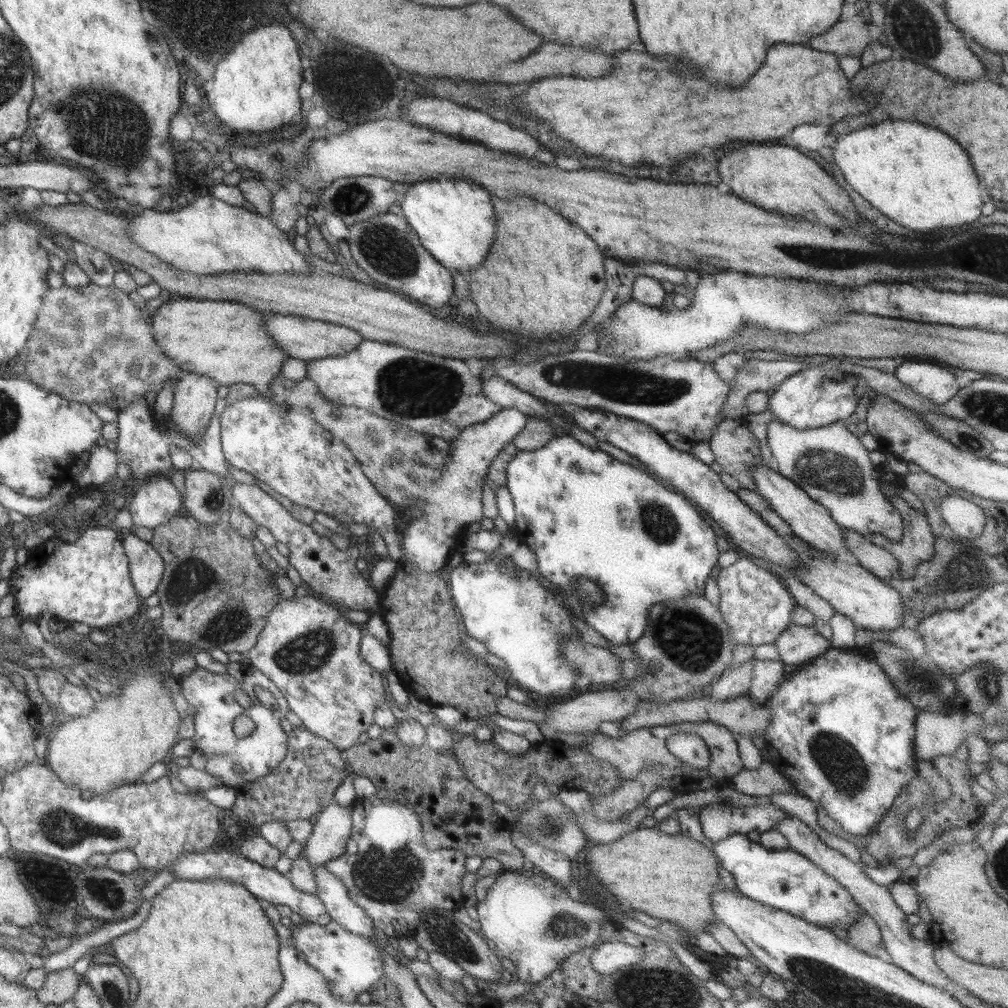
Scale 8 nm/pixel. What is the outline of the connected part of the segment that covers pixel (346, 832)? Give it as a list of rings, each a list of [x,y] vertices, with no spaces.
[[[335,802],[327,804],[315,816],[311,836],[301,855],[311,866],[321,866],[345,853],[345,842],[351,834],[351,808]]]

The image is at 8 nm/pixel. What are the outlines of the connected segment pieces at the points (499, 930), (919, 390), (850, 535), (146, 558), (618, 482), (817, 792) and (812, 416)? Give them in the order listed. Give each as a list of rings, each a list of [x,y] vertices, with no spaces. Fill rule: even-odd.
[[[522,871],[498,873],[485,900],[475,909],[485,940],[493,942],[493,950],[499,956],[512,961],[520,982],[529,983],[549,977],[570,954],[595,946],[601,925],[611,922],[611,914],[601,905],[584,898],[575,902],[550,879],[525,878]]]
[[[903,361],[893,374],[901,384],[935,407],[945,405],[958,392],[954,374],[939,362]]]
[[[842,528],[841,533],[847,551],[856,558],[859,566],[881,580],[899,577],[899,562],[895,556],[868,542],[868,536]]]
[[[131,531],[121,537],[129,562],[129,576],[138,596],[147,598],[156,592],[163,570],[164,562],[150,543],[139,540]]]
[[[556,434],[541,448],[536,448],[533,451],[517,451],[515,456],[507,462],[506,468],[506,487],[511,494],[515,511],[516,531],[513,532],[513,538],[521,542],[523,546],[532,548],[537,560],[537,570],[539,575],[545,577],[549,582],[553,583],[555,588],[560,589],[573,603],[578,607],[578,613],[583,616],[584,622],[589,627],[598,632],[605,640],[609,641],[613,646],[620,644],[628,644],[635,642],[643,634],[643,628],[647,624],[647,612],[653,604],[659,602],[667,602],[667,600],[679,600],[679,598],[687,598],[687,596],[704,596],[703,586],[707,576],[711,574],[711,568],[717,564],[717,556],[719,552],[715,545],[715,534],[709,524],[705,522],[701,515],[682,493],[679,493],[672,488],[657,484],[653,478],[647,476],[641,470],[627,466],[619,460],[615,460],[613,454],[605,454],[601,450],[591,450],[587,446],[577,442],[569,436]],[[575,579],[589,579],[603,591],[603,602],[601,604],[593,604],[589,606],[585,600],[582,600],[575,594]]]
[[[830,647],[823,654],[813,657],[809,662],[802,664],[801,668],[798,668],[796,672],[784,676],[777,683],[773,695],[767,699],[765,705],[769,706],[771,713],[769,713],[769,723],[765,727],[764,742],[773,766],[785,778],[789,778],[789,782],[795,786],[797,793],[807,797],[807,800],[811,800],[818,808],[823,808],[829,818],[835,820],[845,832],[853,835],[855,839],[861,835],[874,835],[878,824],[884,821],[884,814],[892,806],[895,796],[917,774],[913,740],[914,724],[918,710],[913,707],[911,701],[903,693],[895,691],[893,683],[887,679],[886,673],[880,668],[879,664],[875,663],[873,658],[865,657],[857,647],[847,649]]]
[[[846,365],[808,366],[781,381],[773,395],[768,398],[768,409],[774,415],[773,420],[779,420],[782,424],[787,424],[796,430],[820,428],[836,421],[846,422],[859,404],[853,391],[856,386],[865,388],[863,380],[849,373]]]

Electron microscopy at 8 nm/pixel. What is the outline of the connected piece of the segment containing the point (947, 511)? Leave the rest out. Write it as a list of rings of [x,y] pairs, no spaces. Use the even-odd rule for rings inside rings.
[[[952,493],[945,494],[939,501],[939,512],[954,538],[971,540],[982,534],[985,514],[977,504]]]

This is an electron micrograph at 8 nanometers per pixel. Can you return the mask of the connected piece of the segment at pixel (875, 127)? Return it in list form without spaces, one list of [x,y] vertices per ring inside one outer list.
[[[885,119],[837,137],[832,156],[853,191],[909,230],[951,228],[975,222],[981,214],[981,186],[969,156],[937,128],[917,121]]]

